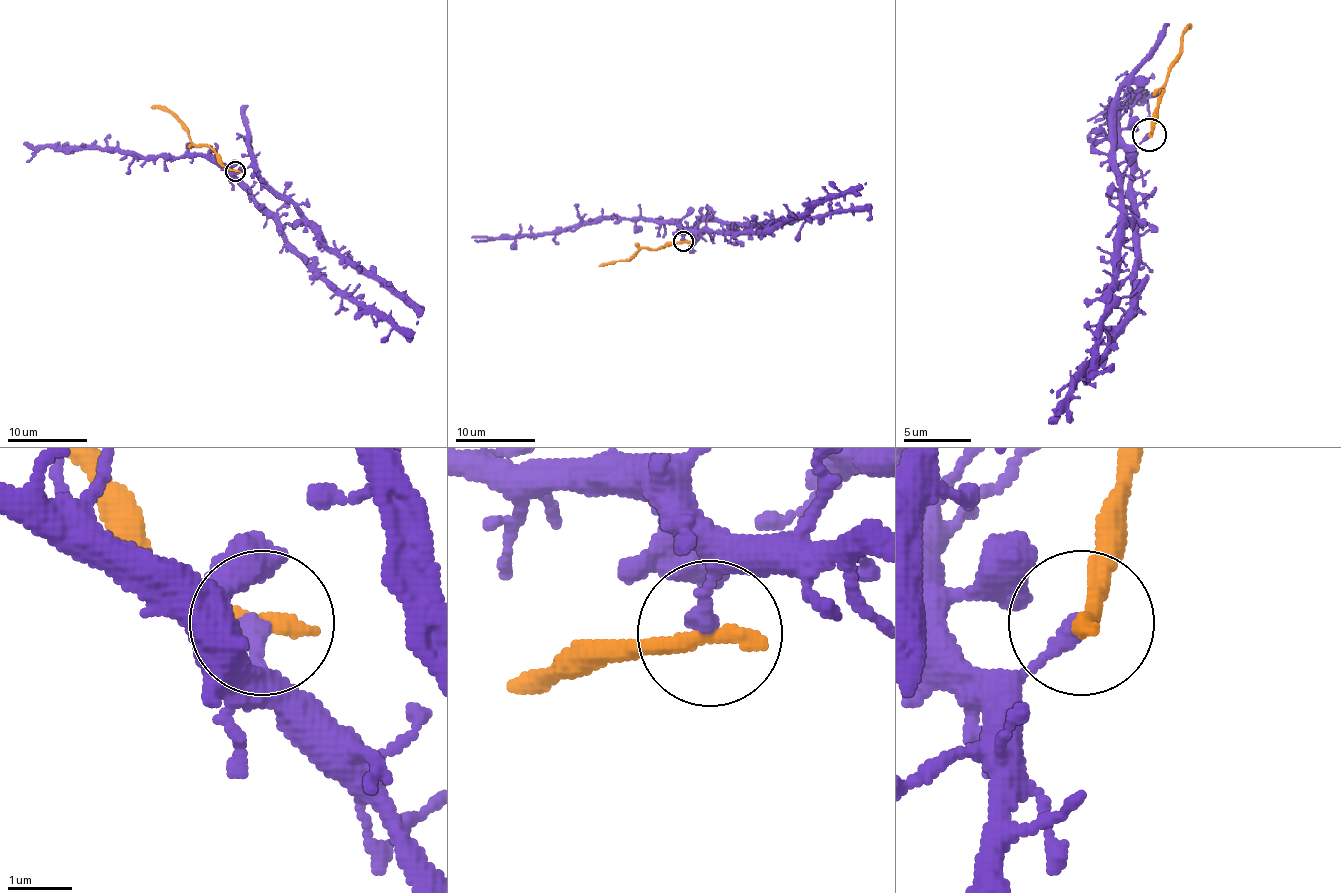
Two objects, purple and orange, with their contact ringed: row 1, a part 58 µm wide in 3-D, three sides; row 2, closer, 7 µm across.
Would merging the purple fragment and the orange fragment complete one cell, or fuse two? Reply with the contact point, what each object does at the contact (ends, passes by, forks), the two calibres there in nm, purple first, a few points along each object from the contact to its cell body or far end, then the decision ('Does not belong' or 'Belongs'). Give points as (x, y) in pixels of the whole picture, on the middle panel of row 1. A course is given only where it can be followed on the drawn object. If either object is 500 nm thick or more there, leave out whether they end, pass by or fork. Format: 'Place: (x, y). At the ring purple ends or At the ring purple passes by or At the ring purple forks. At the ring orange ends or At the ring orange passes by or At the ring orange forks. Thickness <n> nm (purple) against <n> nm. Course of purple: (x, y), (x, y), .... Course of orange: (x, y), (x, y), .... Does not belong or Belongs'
Place: (683, 241). At the ring purple ends. At the ring orange ends. Thickness 260 nm (purple) against 340 nm. Course of purple: (683, 240), (681, 221), (691, 215), (729, 223), (772, 224), (842, 211), (868, 211), (868, 221). Course of orange: (683, 240), (657, 248), (641, 248), (599, 266). Does not belong

